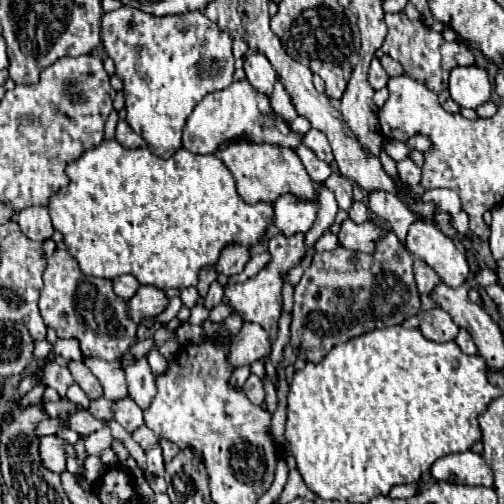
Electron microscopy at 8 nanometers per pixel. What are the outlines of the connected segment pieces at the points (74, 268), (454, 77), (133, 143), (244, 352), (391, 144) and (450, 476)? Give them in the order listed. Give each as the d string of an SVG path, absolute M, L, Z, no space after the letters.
M58 249L48 259L44 287L40 291L40 315L58 337L76 337L86 357L114 361L132 347L132 337L136 337L136 323L128 319L126 301L114 295L112 283L108 279L86 277L66 249Z
M476 65L456 67L450 73L450 97L468 109L476 109L478 105L490 101L490 79L488 73Z
M118 121L116 141L120 141L120 145L124 145L126 149L136 149L136 147L144 147L146 145L144 139L140 135L136 135L126 121Z
M244 321L242 329L230 345L230 361L234 367L250 365L258 359L268 357L272 351L272 341L268 331L262 325Z
M388 139L388 141L384 141L384 147L386 147L388 155L390 155L394 161L400 161L400 159L404 159L404 157L408 157L408 155L410 155L408 145L406 145L406 143L402 143L402 141Z
M474 451L464 453L452 453L440 457L432 465L432 477L436 481L452 481L462 485L482 485L492 487L494 485L494 473L486 459Z

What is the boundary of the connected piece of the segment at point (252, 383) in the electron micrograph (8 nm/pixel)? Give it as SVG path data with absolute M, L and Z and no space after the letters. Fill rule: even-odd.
M250 375L250 377L246 379L246 383L244 383L242 389L244 389L246 397L248 397L252 403L256 403L256 405L262 405L262 403L264 403L264 385L262 385L262 379L260 379L260 377Z

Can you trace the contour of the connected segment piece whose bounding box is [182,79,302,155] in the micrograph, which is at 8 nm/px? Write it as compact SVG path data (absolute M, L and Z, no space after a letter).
M246 79L234 81L230 87L222 91L208 93L192 111L186 121L182 147L190 153L200 155L214 155L222 145L248 139L250 143L268 143L278 147L296 149L302 145L302 137L290 129L290 123L284 121L274 109L270 107L270 95L256 91Z

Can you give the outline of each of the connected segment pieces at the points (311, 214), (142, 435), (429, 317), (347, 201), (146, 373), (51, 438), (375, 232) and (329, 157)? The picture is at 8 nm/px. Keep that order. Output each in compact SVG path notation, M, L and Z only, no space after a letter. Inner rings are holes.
M282 195L274 201L274 225L284 237L292 237L296 233L306 233L318 211L316 201L300 201L292 195Z
M142 425L142 427L138 427L134 433L132 433L132 439L144 449L144 451L148 451L150 447L154 447L156 443L158 443L158 439L156 439L156 435L146 427L146 425Z
M430 309L420 315L420 331L426 339L436 341L436 343L444 343L444 341L456 339L458 327L454 325L454 321L450 319L450 315L446 311Z
M332 173L328 177L328 181L324 181L324 185L336 195L336 201L338 201L340 209L348 211L352 207L354 199L352 199L352 183L350 183L350 179L342 177L340 173Z
M146 357L132 359L126 365L126 381L128 381L128 393L130 397L146 409L156 395L156 383L154 383L154 373L146 361Z
M46 435L40 439L40 457L44 461L44 467L48 467L54 473L66 471L66 441L56 435Z
M346 219L338 233L338 241L342 247L350 251L362 251L372 255L384 233L386 231L382 223L376 219L368 219L364 223L354 223L352 219Z
M310 129L306 135L304 135L304 145L310 147L322 161L326 163L332 163L334 161L334 155L332 155L332 147L326 139L326 135L318 129Z

